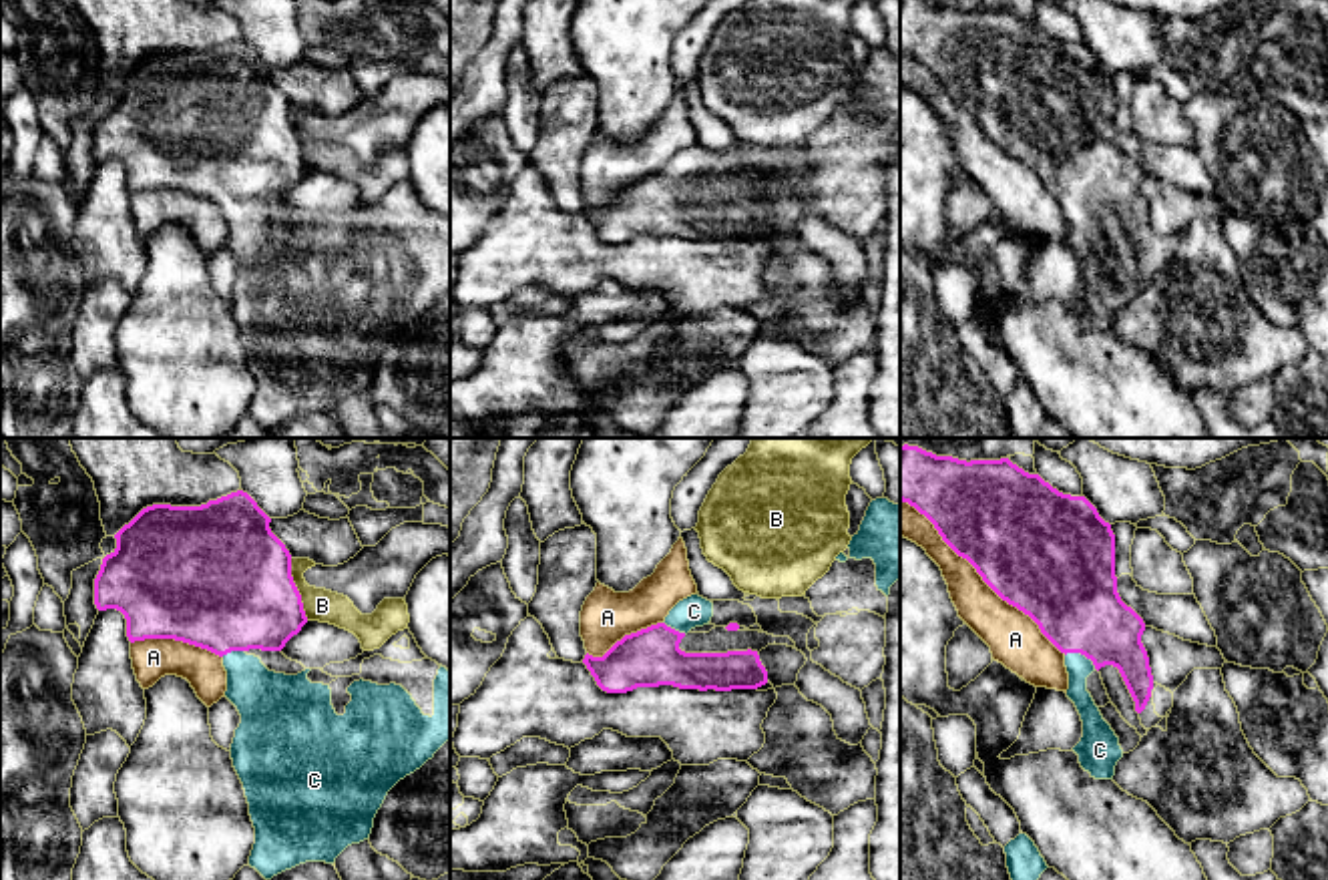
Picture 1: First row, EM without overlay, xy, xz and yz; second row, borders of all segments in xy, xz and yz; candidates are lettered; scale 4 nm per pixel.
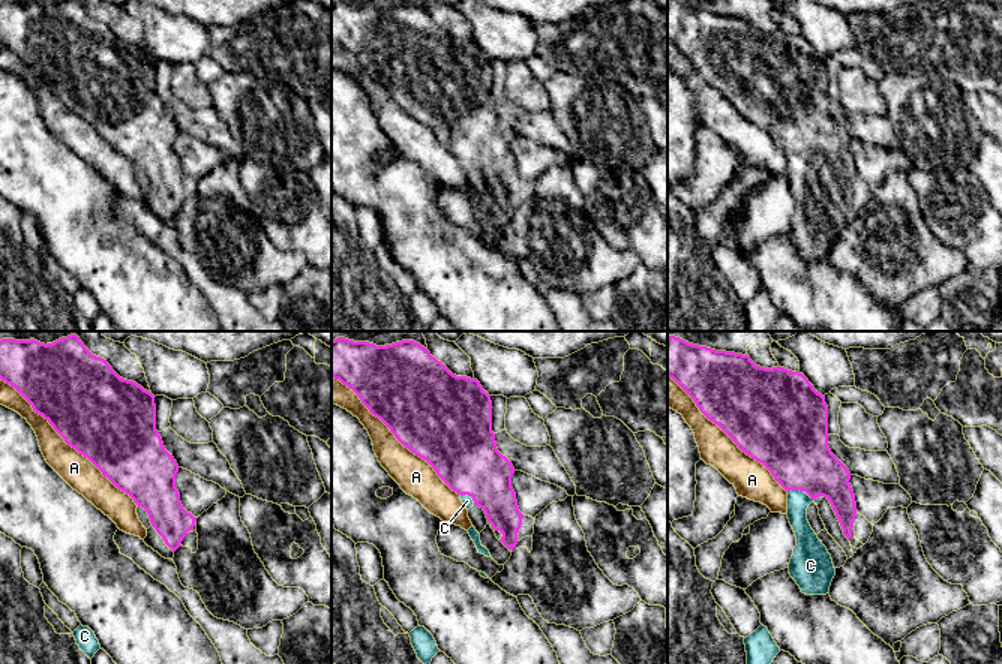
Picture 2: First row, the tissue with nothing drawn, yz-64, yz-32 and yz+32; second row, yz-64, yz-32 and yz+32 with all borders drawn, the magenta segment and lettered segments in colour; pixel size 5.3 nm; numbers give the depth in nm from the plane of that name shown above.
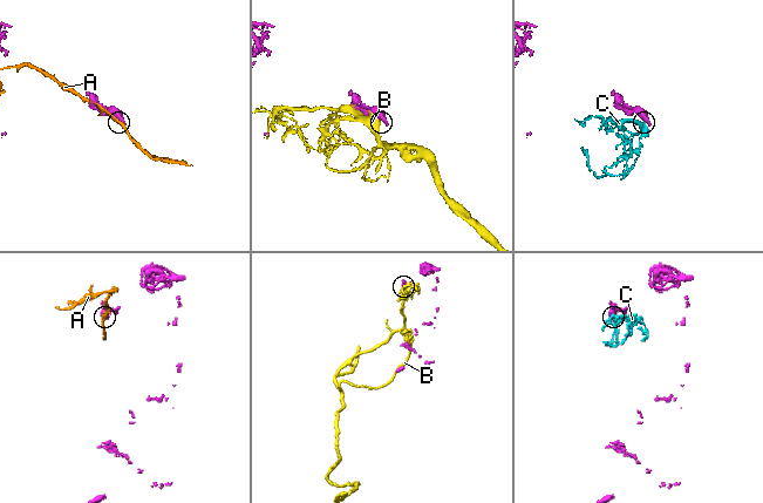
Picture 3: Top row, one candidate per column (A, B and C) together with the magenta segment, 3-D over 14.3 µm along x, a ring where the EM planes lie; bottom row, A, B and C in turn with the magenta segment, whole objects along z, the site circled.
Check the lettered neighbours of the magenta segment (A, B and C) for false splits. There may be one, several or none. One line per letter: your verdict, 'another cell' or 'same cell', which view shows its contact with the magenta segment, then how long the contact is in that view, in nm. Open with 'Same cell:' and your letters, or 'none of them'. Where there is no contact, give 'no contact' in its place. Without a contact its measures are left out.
Same cell: C
A: another cell; meets magenta in yz; contact 900 nm long
B: another cell; meets magenta in xy; contact 260 nm long
C: same cell; meets magenta in yz; contact 140 nm long

